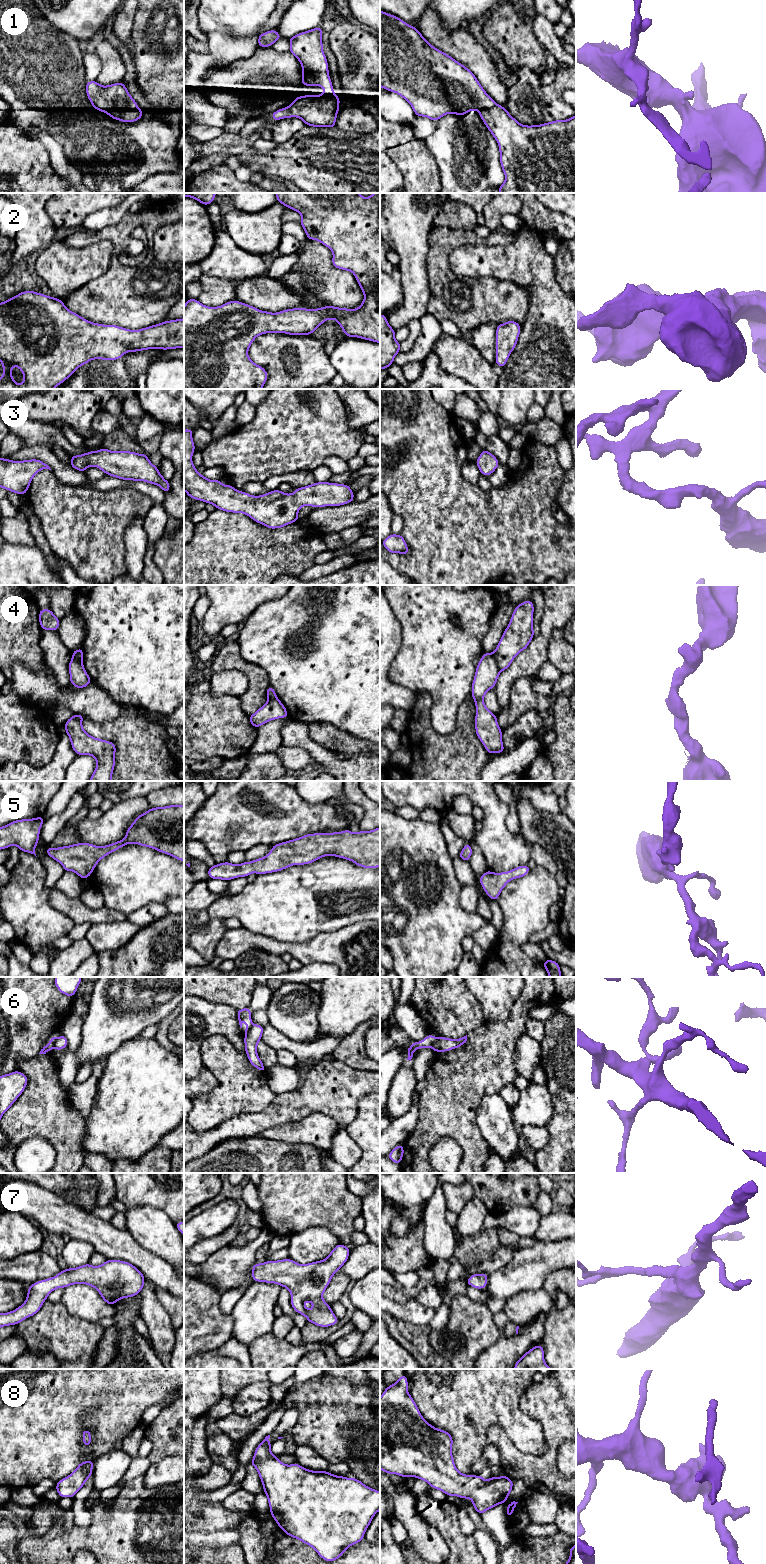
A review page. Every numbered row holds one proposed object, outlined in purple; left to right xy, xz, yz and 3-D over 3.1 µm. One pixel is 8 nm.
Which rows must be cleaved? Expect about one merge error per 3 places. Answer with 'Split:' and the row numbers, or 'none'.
Split: 4, 6

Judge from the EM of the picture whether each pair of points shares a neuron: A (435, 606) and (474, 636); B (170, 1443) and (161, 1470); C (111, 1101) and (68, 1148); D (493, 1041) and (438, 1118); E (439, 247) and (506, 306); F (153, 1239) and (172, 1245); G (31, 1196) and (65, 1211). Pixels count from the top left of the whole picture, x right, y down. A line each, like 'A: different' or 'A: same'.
A: same
B: different
C: different
D: same
E: same
F: same
G: same

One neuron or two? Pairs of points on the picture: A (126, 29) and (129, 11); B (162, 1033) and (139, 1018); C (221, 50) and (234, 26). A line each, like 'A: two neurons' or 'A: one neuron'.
A: one neuron
B: two neurons
C: two neurons

